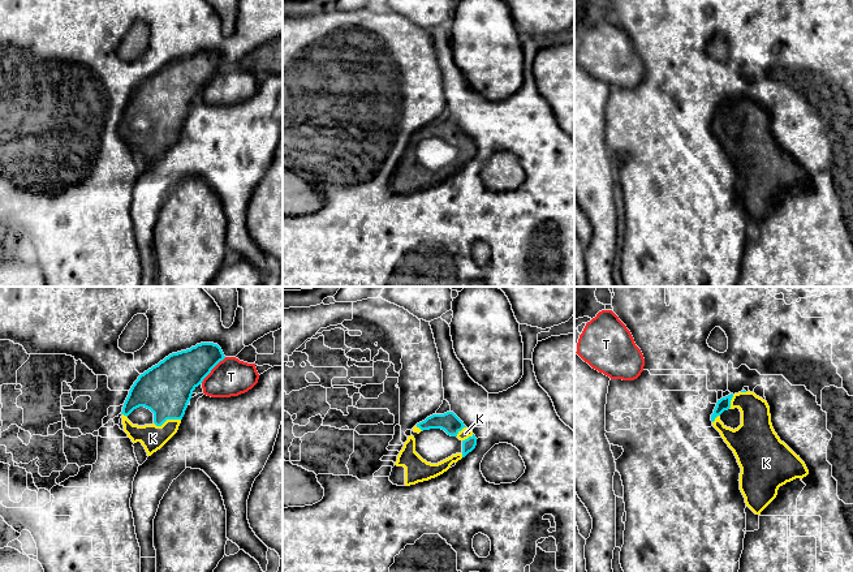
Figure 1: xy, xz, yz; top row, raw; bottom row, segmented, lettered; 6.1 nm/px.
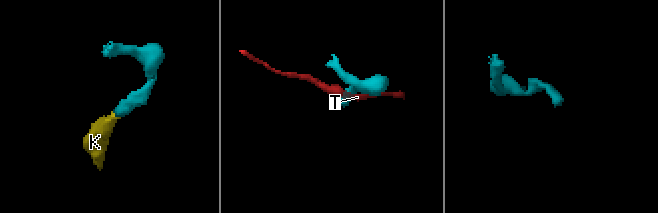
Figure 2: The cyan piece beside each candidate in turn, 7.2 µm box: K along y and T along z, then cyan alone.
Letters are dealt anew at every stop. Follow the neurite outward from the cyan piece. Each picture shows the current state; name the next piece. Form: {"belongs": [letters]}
{"belongs": ["K"]}

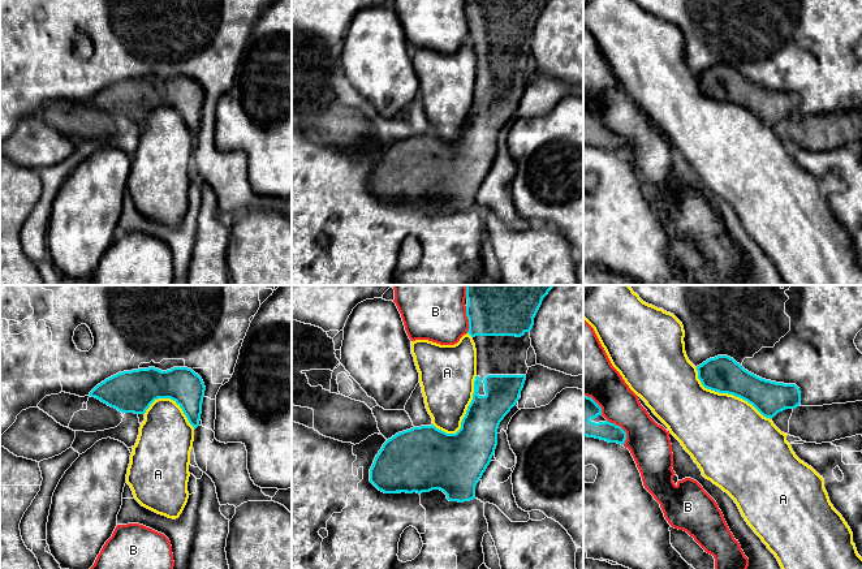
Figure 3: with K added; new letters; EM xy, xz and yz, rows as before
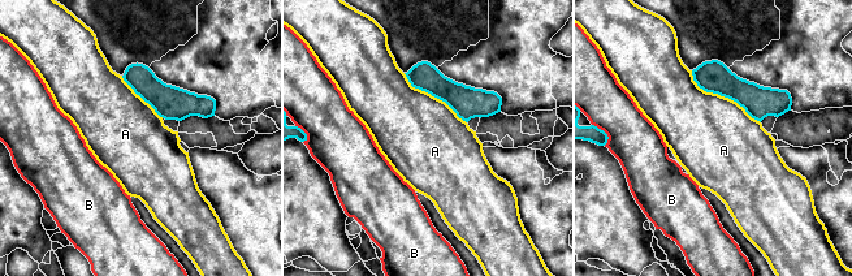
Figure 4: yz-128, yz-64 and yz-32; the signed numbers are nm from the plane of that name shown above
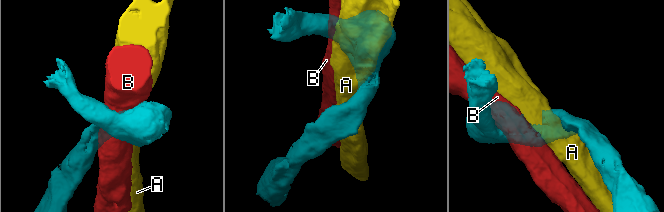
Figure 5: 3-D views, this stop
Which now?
{"belongs": []}

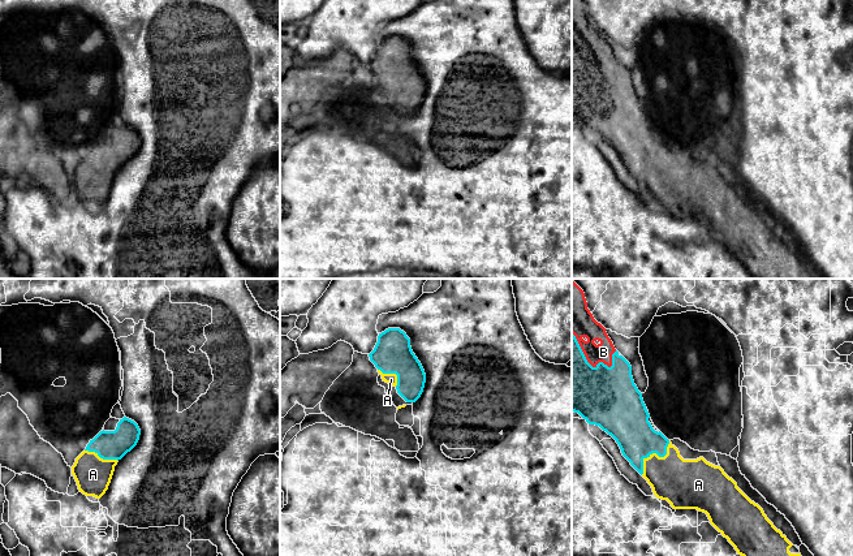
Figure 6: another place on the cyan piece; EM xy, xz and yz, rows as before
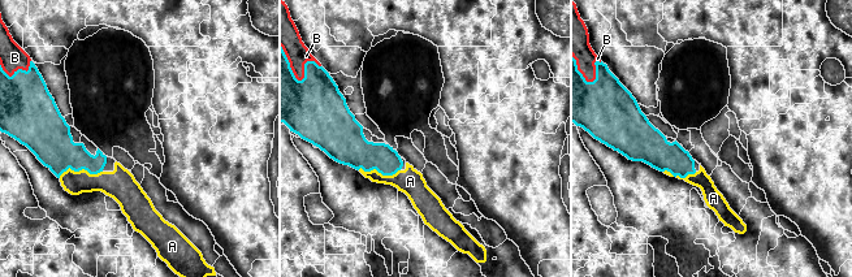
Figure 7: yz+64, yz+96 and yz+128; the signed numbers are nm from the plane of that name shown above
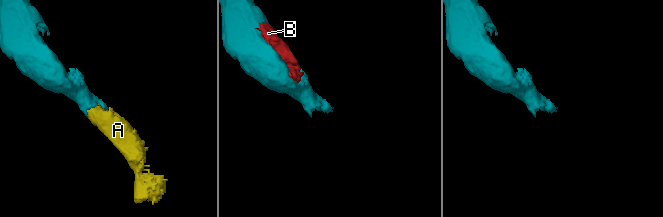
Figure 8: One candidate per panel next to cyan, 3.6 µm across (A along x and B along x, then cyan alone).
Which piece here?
{"belongs": ["A", "B"]}

